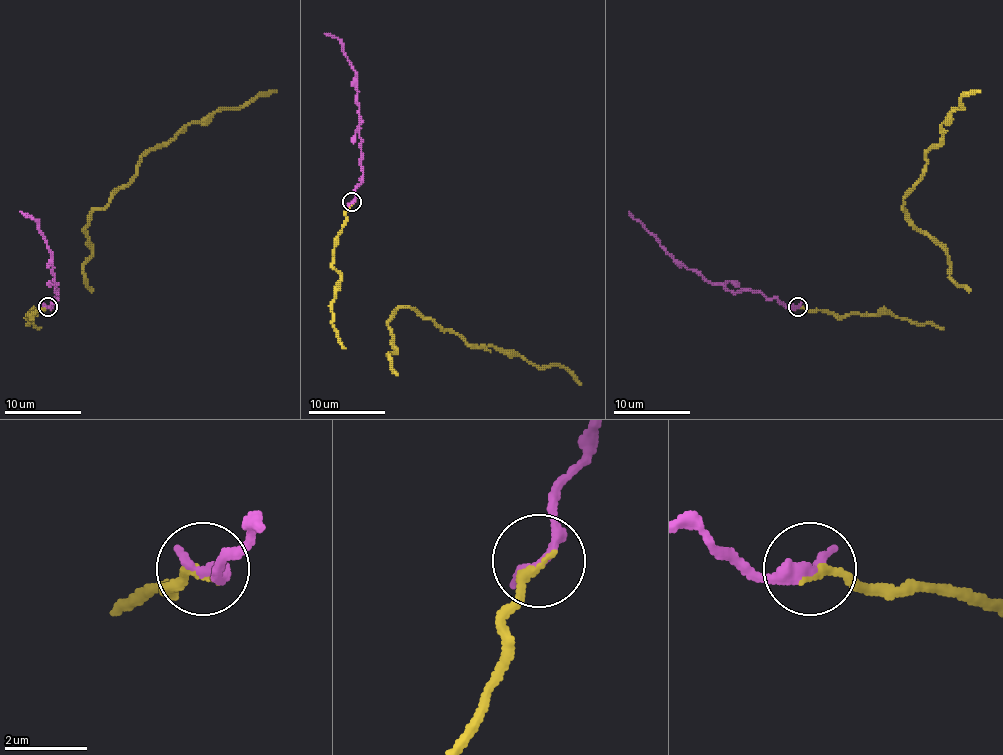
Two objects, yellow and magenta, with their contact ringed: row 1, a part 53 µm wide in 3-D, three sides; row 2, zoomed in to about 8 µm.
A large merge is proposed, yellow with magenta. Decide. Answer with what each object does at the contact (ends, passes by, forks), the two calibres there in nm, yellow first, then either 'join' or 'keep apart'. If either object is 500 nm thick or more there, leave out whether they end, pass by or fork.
yellow ends | magenta ends | 240/360 nm | join

